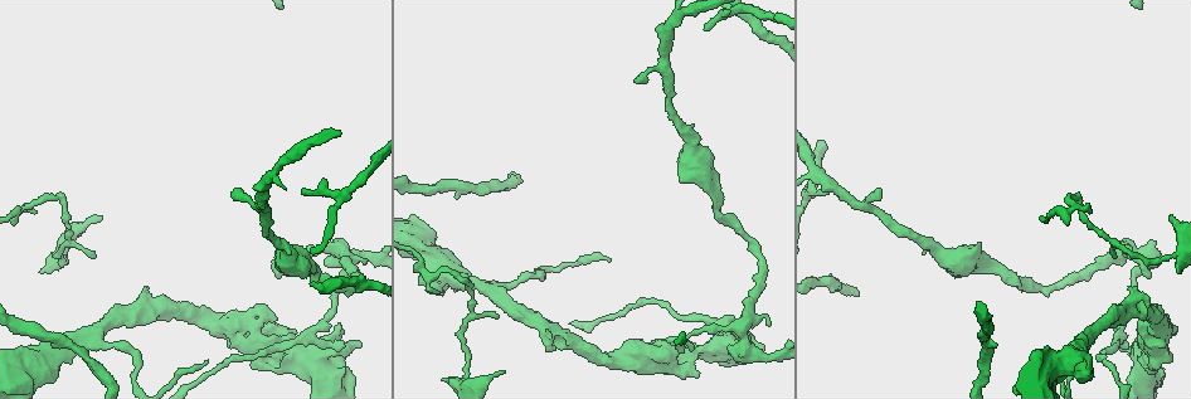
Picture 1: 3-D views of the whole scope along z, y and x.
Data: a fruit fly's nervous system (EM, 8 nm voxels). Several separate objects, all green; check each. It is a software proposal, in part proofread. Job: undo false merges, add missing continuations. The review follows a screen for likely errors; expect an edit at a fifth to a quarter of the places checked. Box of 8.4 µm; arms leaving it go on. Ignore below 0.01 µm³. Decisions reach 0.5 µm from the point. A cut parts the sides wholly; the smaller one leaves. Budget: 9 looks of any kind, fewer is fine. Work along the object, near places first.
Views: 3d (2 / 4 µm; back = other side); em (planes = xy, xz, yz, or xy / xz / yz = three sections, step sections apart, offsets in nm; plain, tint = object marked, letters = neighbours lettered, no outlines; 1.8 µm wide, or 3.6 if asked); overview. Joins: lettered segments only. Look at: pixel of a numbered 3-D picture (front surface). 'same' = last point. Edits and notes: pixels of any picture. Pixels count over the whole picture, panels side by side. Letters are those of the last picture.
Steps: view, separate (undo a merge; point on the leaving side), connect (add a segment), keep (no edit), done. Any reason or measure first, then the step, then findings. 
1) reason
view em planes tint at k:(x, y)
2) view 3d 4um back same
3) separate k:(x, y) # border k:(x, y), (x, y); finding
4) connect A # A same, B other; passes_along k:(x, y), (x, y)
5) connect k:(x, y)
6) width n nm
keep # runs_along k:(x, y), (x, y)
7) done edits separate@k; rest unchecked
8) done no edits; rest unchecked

thick turns thin
view em 3.6um planes letters at 1:(748, 345)

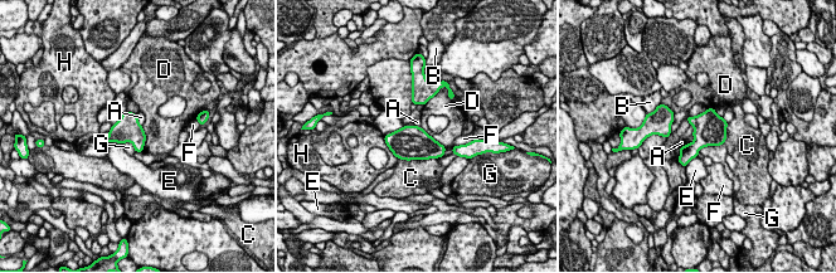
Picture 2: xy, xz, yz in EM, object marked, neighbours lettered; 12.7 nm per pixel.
keep # A other, B other, C other, D other, E other, F other, G other, H other; border 2:(136, 115), (137, 122), (141, 126); all the same neuron

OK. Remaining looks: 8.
closes a loop
view 3d 4um at 1:(683, 355)

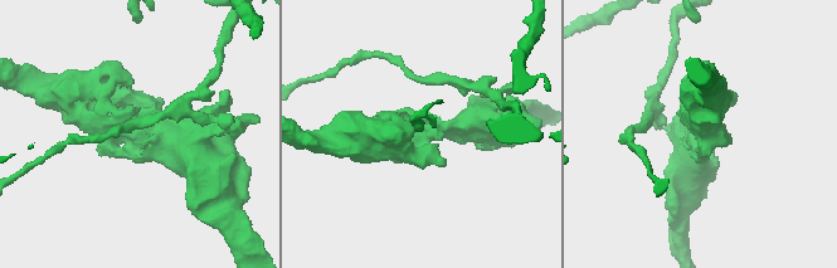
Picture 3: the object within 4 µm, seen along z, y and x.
view em 3.6um planes letters at 3:(417, 132)

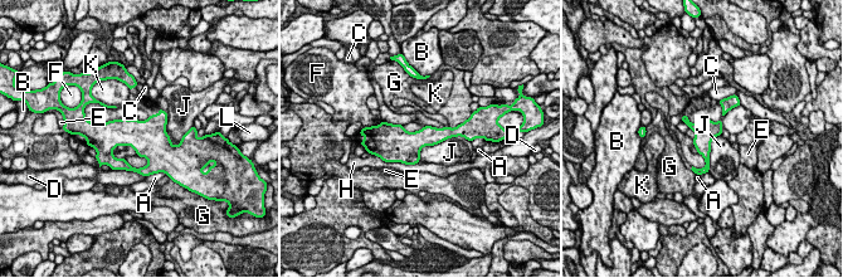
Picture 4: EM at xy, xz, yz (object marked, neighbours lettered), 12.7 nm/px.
width 280 nm
keep # A other, B other, C other, D other, E other, F other, G other, H other, J other, K other, L other; border 4:(125, 157), (132, 166), (147, 165); one neuron here

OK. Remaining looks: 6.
an open end
view em planes letters at 1:(1168, 216)

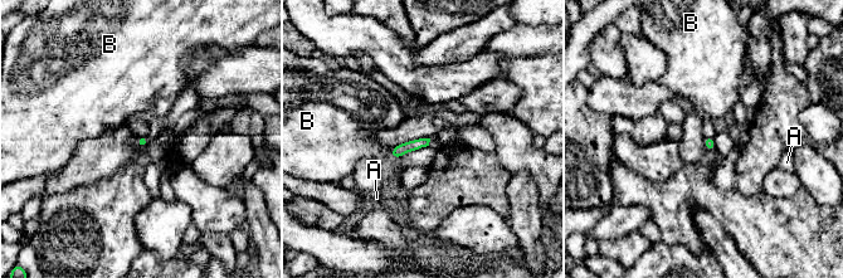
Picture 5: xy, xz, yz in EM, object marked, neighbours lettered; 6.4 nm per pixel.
keep # A other, B other; no lettered segment goes on from it

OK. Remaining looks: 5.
branch stops here
view 3d 4um at 1:(304, 189)

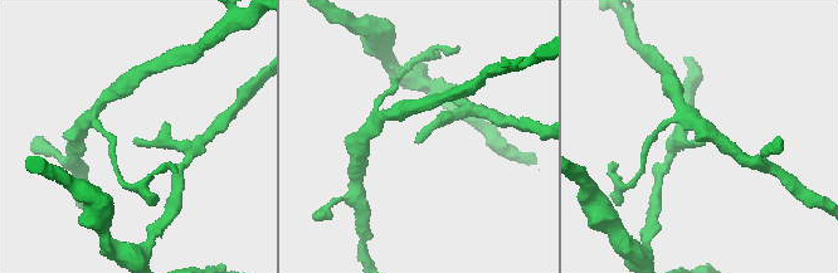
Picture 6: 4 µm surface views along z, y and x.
shape alone is not enough
view em planes letters at 6:(133, 139)

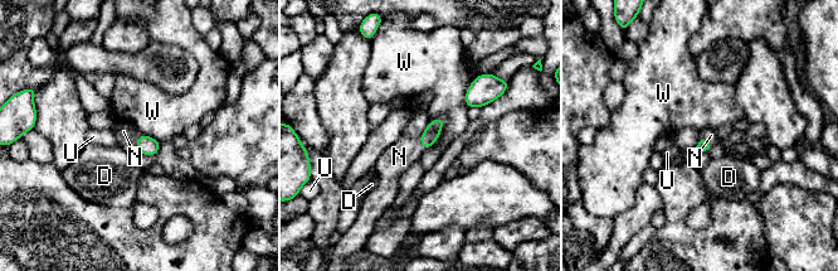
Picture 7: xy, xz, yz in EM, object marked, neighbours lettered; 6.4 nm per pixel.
width 80 nm
connect N # D other, N same, U other, W other; passes_along 7:(703, 145), (706, 139), (711, 135); it goes on there

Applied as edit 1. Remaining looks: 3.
done edits connect@7; rest unchecked

